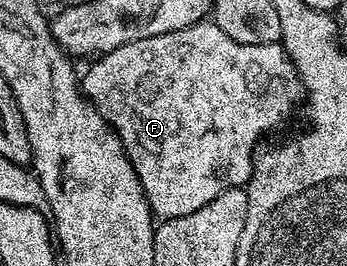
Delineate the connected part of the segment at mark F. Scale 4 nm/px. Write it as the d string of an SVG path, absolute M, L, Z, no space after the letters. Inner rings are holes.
M211 19L194 22L192 26L184 27L178 31L170 31L169 34L155 35L154 38L126 43L124 46L118 47L117 50L97 56L92 62L94 62L93 65L85 73L82 73L82 92L91 101L92 106L107 119L112 130L119 135L122 147L138 175L140 186L144 189L153 214L163 220L189 215L190 212L205 207L212 199L216 199L227 189L247 186L252 177L254 154L258 149L256 144L267 133L272 133L279 125L287 123L288 116L291 115L292 108L296 105L296 96L299 98L302 93L299 76L292 66L290 58L284 54L283 45L279 43L275 45L238 43L234 39L230 39L230 35L226 35L226 31L222 31L222 27L218 27Z

